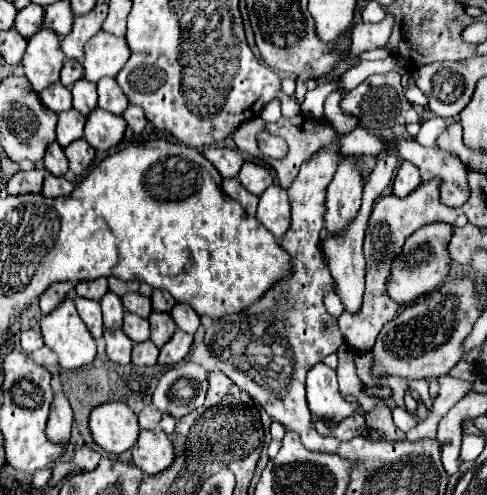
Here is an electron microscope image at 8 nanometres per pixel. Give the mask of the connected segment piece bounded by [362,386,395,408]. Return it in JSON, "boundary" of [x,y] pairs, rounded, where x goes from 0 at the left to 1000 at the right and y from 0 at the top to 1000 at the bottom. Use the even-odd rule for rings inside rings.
{"boundary":[[[743,780],[743,792],[752,796],[752,800],[760,802],[780,802],[795,808],[795,816],[801,824],[809,824],[809,810],[805,804],[805,794],[799,784],[752,784],[752,780]]]}

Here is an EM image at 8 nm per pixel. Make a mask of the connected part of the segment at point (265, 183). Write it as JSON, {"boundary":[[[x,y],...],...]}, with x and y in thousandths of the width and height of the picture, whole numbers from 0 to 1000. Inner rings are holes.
{"boundary":[[[505,327],[505,331],[497,335],[493,352],[489,352],[489,364],[493,364],[493,372],[497,372],[509,388],[534,396],[534,392],[559,372],[559,352],[550,347],[550,339],[542,339],[542,335],[534,335],[534,331]]]}

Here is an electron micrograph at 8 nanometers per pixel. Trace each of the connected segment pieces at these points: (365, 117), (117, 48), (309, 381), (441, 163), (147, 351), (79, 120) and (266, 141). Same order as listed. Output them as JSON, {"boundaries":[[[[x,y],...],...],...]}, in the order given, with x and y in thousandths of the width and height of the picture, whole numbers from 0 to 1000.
{"boundaries":[[[[813,145],[760,154],[743,170],[735,170],[727,182],[706,190],[698,218],[706,218],[706,226],[715,226],[715,234],[731,234],[739,255],[747,255],[752,263],[768,263],[768,267],[784,267],[784,263],[809,259],[817,251],[842,251],[842,246],[862,242],[854,218],[830,198],[830,186],[821,174],[821,149],[813,149]]],[[[205,61],[197,73],[189,73],[172,101],[172,158],[185,166],[201,166],[209,154],[234,158],[267,117],[255,77],[214,69],[222,65]]],[[[649,735],[628,764],[628,808],[632,824],[645,840],[653,840],[665,857],[694,861],[723,832],[745,832],[741,818],[733,822],[702,808],[694,792],[690,752],[669,743],[665,735]]],[[[813,283],[809,295],[817,299],[821,319],[858,335],[867,368],[883,368],[891,360],[903,364],[903,404],[924,420],[945,420],[961,396],[961,339],[953,327],[916,303],[903,299],[875,299],[854,283]]],[[[300,687],[300,691],[287,691],[287,695],[275,695],[271,703],[271,735],[279,739],[316,739],[320,727],[324,727],[324,703],[312,687]]],[[[144,218],[144,226],[119,230],[119,255],[115,255],[119,291],[127,299],[136,299],[144,287],[168,279],[172,251],[177,251],[177,238],[164,226],[156,226],[152,218]]],[[[546,263],[534,271],[530,291],[534,291],[534,307],[542,315],[554,315],[554,319],[579,319],[579,315],[587,315],[587,291],[575,279],[567,279],[554,267],[546,267]]]]}

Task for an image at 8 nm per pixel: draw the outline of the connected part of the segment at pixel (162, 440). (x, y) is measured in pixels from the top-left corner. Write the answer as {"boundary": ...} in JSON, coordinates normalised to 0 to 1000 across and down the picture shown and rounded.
{"boundary":[[[287,869],[283,893],[271,901],[275,937],[296,958],[324,958],[353,937],[353,889],[333,869]]]}

